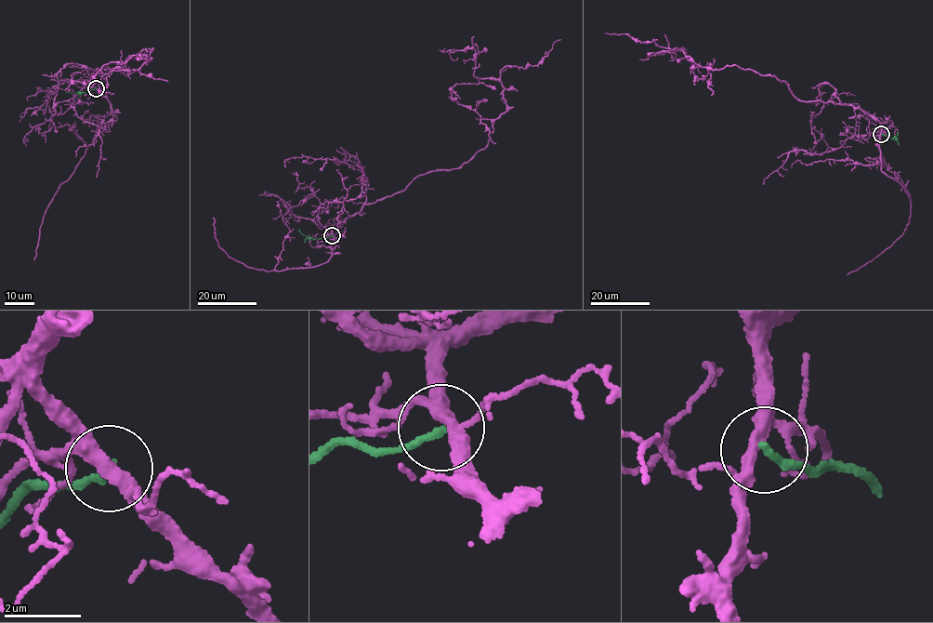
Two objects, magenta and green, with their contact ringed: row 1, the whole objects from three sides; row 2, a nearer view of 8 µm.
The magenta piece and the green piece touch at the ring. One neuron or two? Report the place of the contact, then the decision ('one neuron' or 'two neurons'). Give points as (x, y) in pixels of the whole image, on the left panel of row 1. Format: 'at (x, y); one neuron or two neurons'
at (96, 88); two neurons

